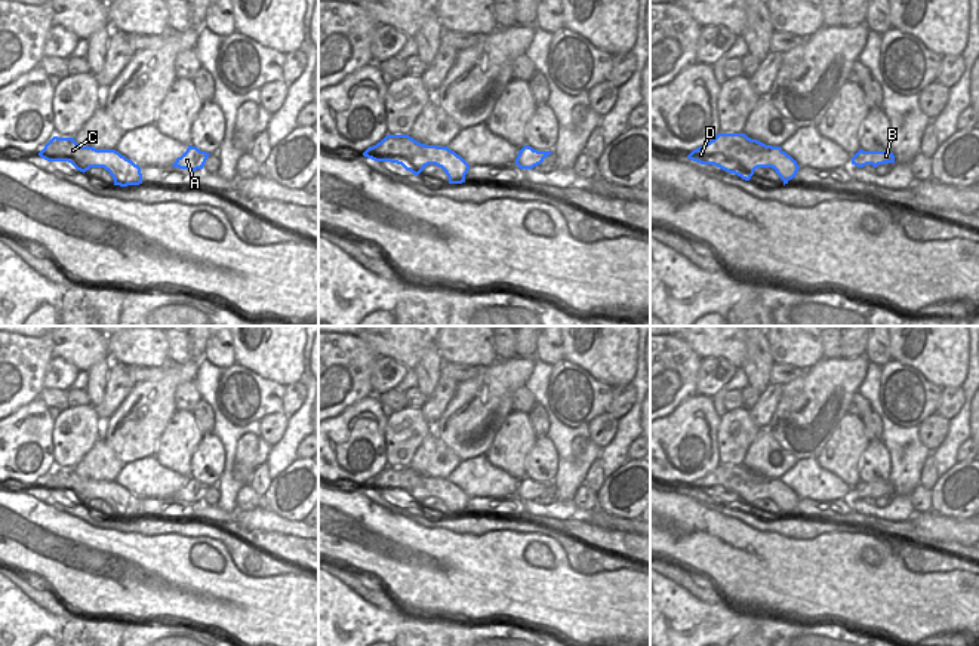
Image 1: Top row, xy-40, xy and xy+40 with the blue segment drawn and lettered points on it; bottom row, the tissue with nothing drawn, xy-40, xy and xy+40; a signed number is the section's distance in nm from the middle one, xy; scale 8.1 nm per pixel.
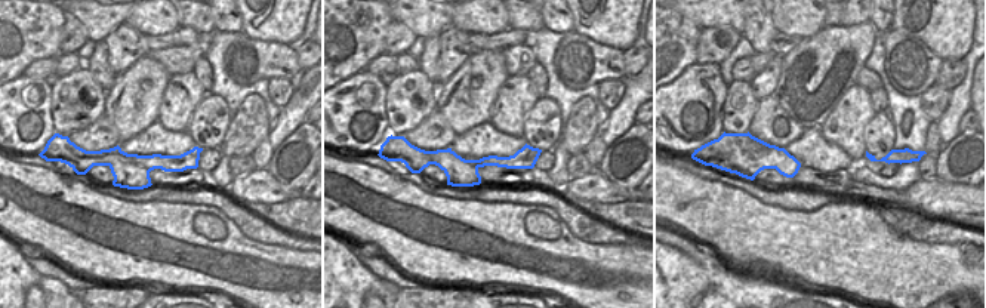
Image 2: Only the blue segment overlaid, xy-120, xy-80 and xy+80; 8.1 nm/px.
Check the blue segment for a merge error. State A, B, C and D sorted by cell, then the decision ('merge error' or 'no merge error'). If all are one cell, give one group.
groups A B C / D; merge error

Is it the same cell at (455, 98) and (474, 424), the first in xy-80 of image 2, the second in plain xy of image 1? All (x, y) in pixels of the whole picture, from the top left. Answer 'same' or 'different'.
same

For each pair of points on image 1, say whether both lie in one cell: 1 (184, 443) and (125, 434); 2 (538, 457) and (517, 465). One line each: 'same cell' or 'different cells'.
1: different cells
2: different cells

